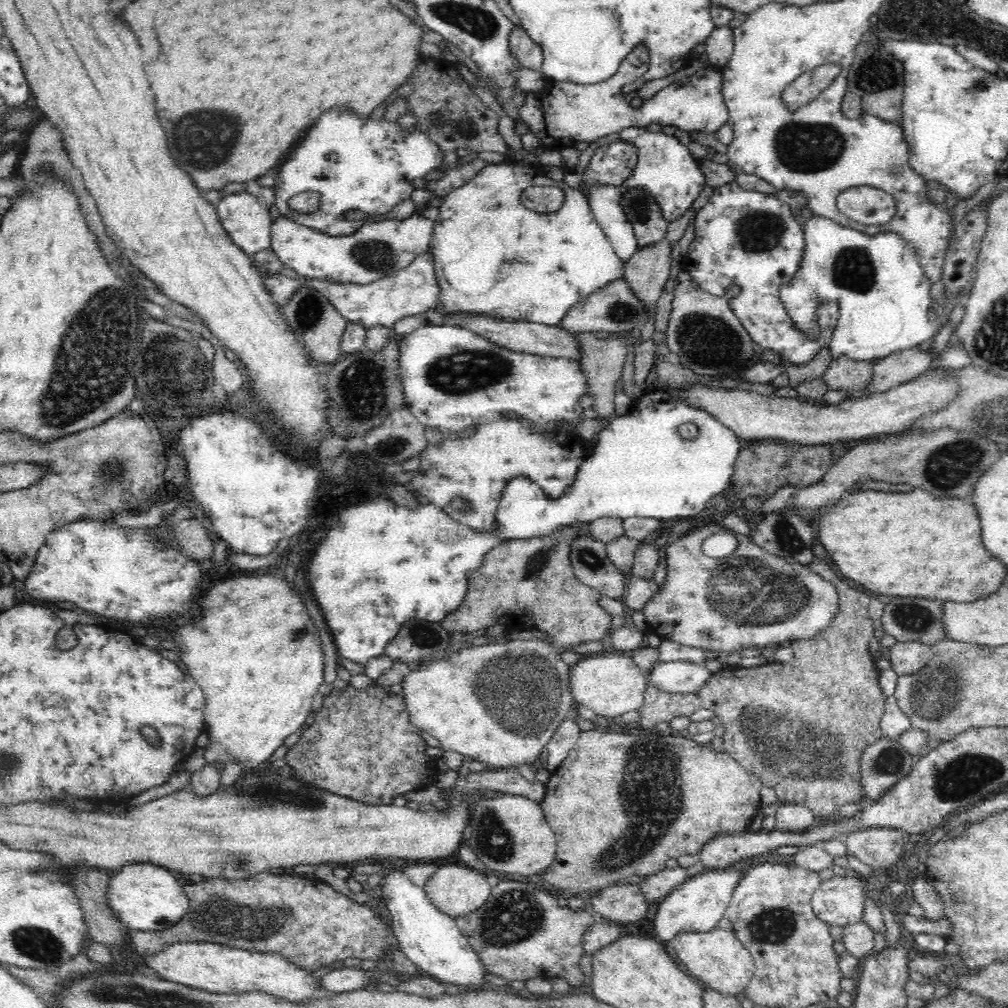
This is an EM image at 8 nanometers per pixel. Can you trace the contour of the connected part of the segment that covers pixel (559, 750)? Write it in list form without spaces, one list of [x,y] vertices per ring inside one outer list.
[[[567,718],[557,728],[556,733],[546,746],[545,752],[548,754],[547,770],[554,773],[557,768],[566,760],[566,756],[574,749],[583,731],[576,722]]]

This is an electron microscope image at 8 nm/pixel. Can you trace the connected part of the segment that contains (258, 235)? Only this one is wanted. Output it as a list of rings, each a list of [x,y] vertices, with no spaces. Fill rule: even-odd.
[[[250,193],[222,197],[216,204],[223,228],[234,244],[246,255],[253,256],[271,248],[272,218],[269,208]]]

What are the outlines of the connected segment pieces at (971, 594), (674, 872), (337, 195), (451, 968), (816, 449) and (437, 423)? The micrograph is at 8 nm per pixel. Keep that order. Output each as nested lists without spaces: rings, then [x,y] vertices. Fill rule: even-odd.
[[[914,487],[911,492],[858,491],[832,506],[818,522],[820,542],[834,558],[840,574],[874,595],[915,596],[930,600],[969,603],[998,590],[1006,576],[1006,566],[990,556],[982,542],[982,524],[972,500],[950,496],[938,498]]]
[[[680,865],[675,868],[666,867],[640,882],[640,891],[648,902],[657,901],[659,898],[668,896],[675,888],[682,886],[689,877],[687,868]]]
[[[330,108],[320,114],[318,122],[306,132],[300,144],[280,166],[275,205],[282,217],[330,236],[350,235],[363,224],[348,222],[344,214],[360,210],[367,217],[390,213],[394,206],[411,198],[412,182],[437,170],[444,151],[418,127],[414,132],[388,120],[360,118],[348,108]],[[303,192],[317,192],[322,198],[313,214],[299,214],[289,209],[288,201]]]
[[[386,869],[382,876],[381,895],[390,911],[391,928],[400,951],[422,970],[423,974],[444,985],[454,984],[461,991],[484,986],[484,973],[488,972],[467,937],[460,932],[455,919],[438,910],[428,898],[424,887],[412,883],[403,872]]]
[[[773,439],[773,442],[764,444],[754,441],[743,442],[736,461],[730,486],[723,493],[736,503],[742,502],[748,496],[756,495],[761,495],[767,500],[786,483],[798,489],[815,485],[835,463],[832,459],[831,443],[806,445],[781,439]]]
[[[430,322],[398,339],[399,369],[405,398],[404,406],[426,428],[439,430],[446,437],[463,436],[477,425],[501,418],[524,418],[544,429],[554,420],[583,418],[580,398],[586,394],[588,381],[580,363],[566,357],[510,352],[498,344],[482,339],[464,328]]]

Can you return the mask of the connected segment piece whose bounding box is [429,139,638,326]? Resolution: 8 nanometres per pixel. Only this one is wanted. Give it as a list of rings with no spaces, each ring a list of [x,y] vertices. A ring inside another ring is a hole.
[[[620,139],[601,146],[590,158],[583,188],[560,186],[565,193],[564,205],[550,214],[528,210],[523,206],[521,195],[526,191],[526,186],[532,188],[532,184],[526,182],[526,168],[516,168],[518,164],[508,161],[486,165],[470,182],[443,198],[438,219],[433,221],[429,252],[440,285],[440,302],[435,312],[478,313],[505,322],[525,321],[560,326],[562,318],[581,298],[623,277],[625,264],[595,220],[584,190],[590,185],[595,191],[607,185],[621,185],[633,173],[637,162],[638,147],[630,141]]]

